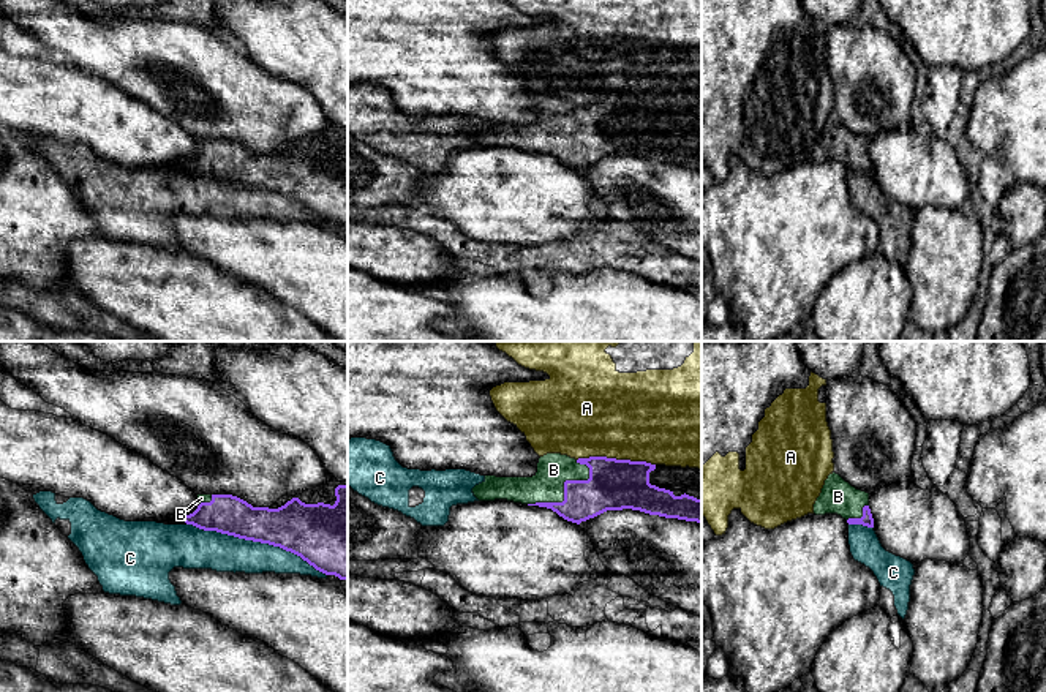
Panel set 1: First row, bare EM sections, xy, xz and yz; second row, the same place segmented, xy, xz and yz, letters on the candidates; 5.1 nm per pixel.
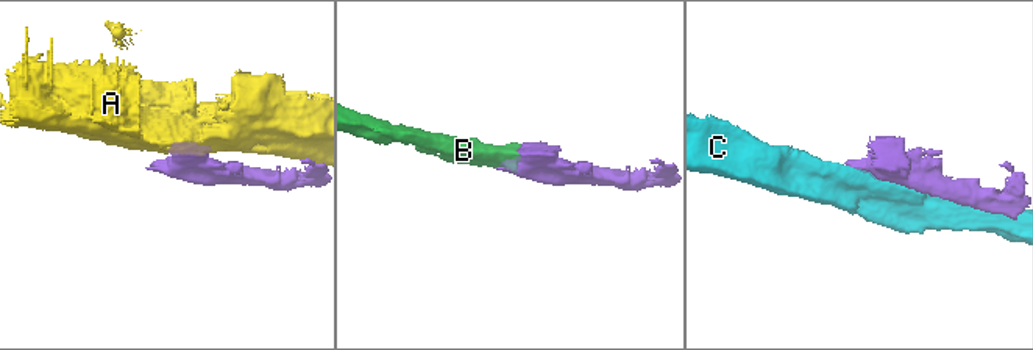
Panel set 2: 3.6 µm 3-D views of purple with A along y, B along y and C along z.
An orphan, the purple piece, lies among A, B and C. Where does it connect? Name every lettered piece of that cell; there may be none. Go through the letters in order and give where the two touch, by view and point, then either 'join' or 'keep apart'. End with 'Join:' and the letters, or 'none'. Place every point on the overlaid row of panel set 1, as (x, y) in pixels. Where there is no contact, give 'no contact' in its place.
A: contact xz (615, 458); keep apart
B: contact xz (564, 492); join
C: contact xy (256, 541); keep apart
Join: B

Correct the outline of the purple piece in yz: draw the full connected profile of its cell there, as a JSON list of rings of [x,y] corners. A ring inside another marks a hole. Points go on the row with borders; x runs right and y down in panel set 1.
[[[836,472],[830,474],[825,480],[822,493],[814,504],[814,513],[837,513],[848,525],[874,528],[869,493],[856,490]]]

